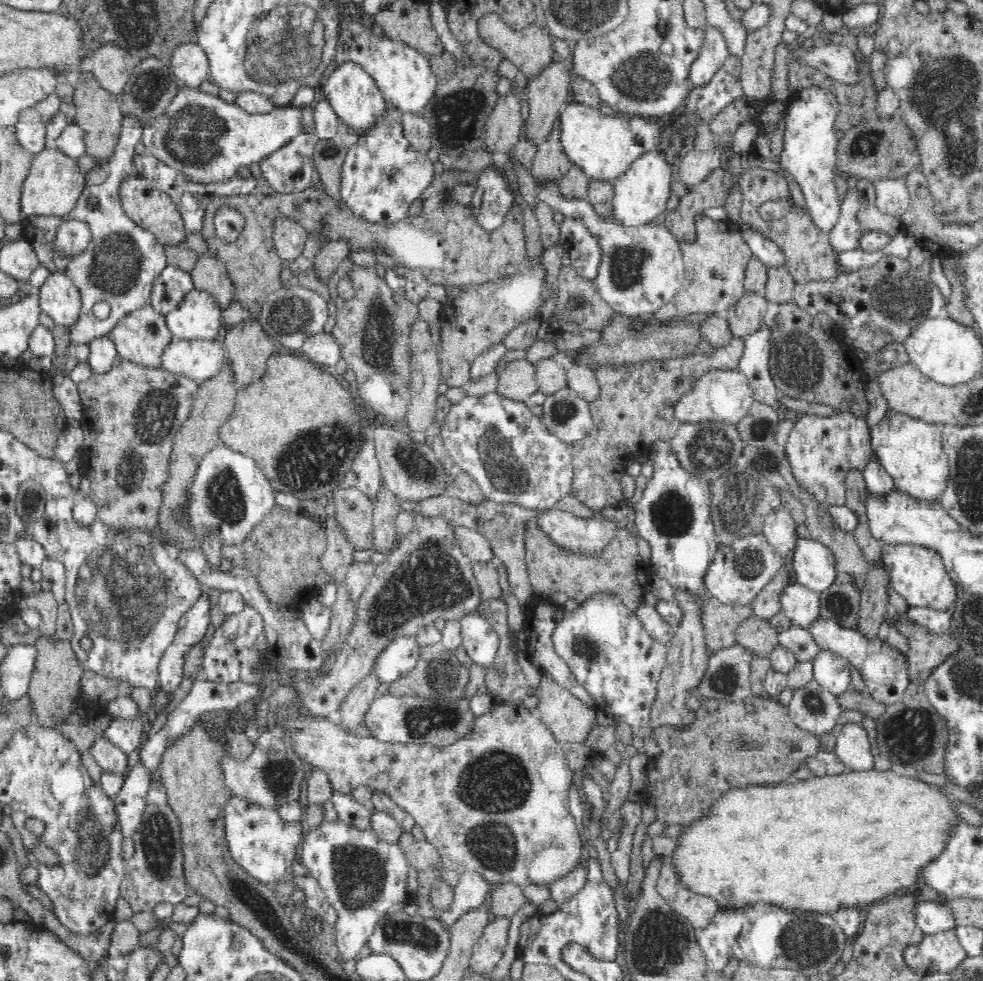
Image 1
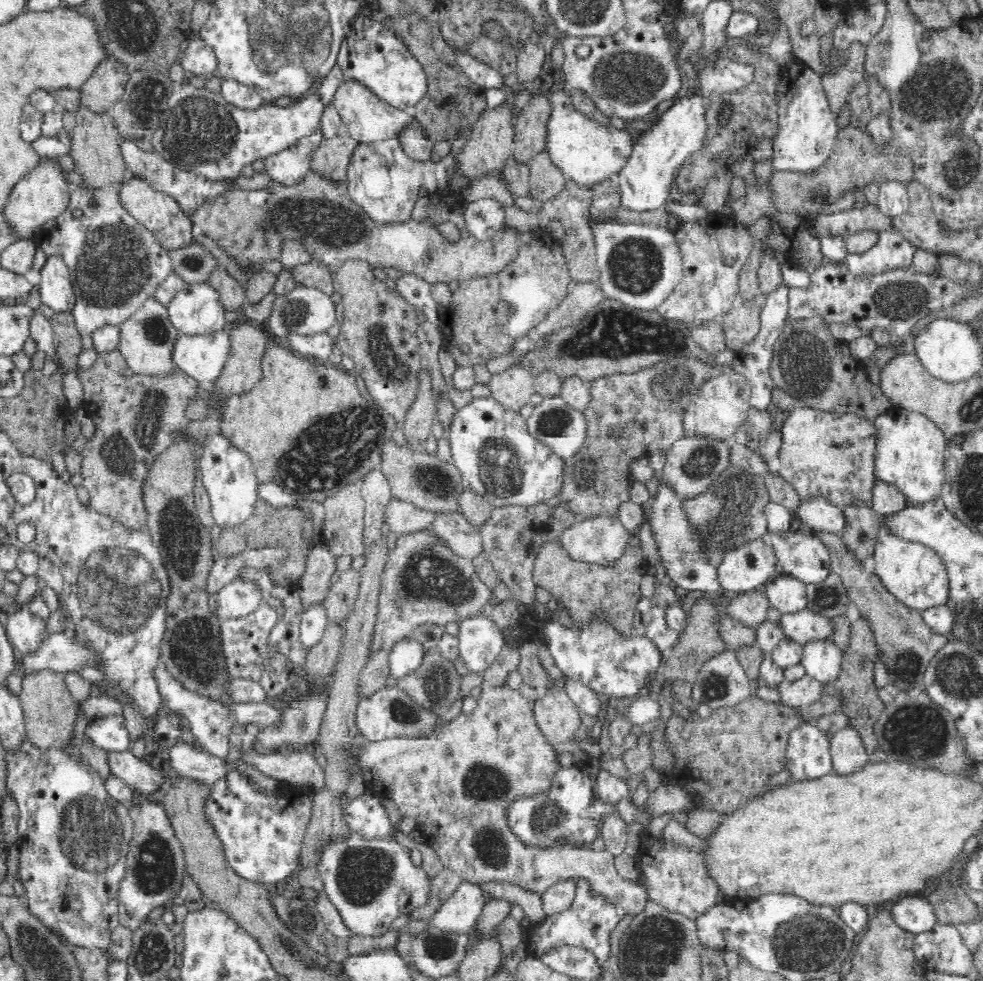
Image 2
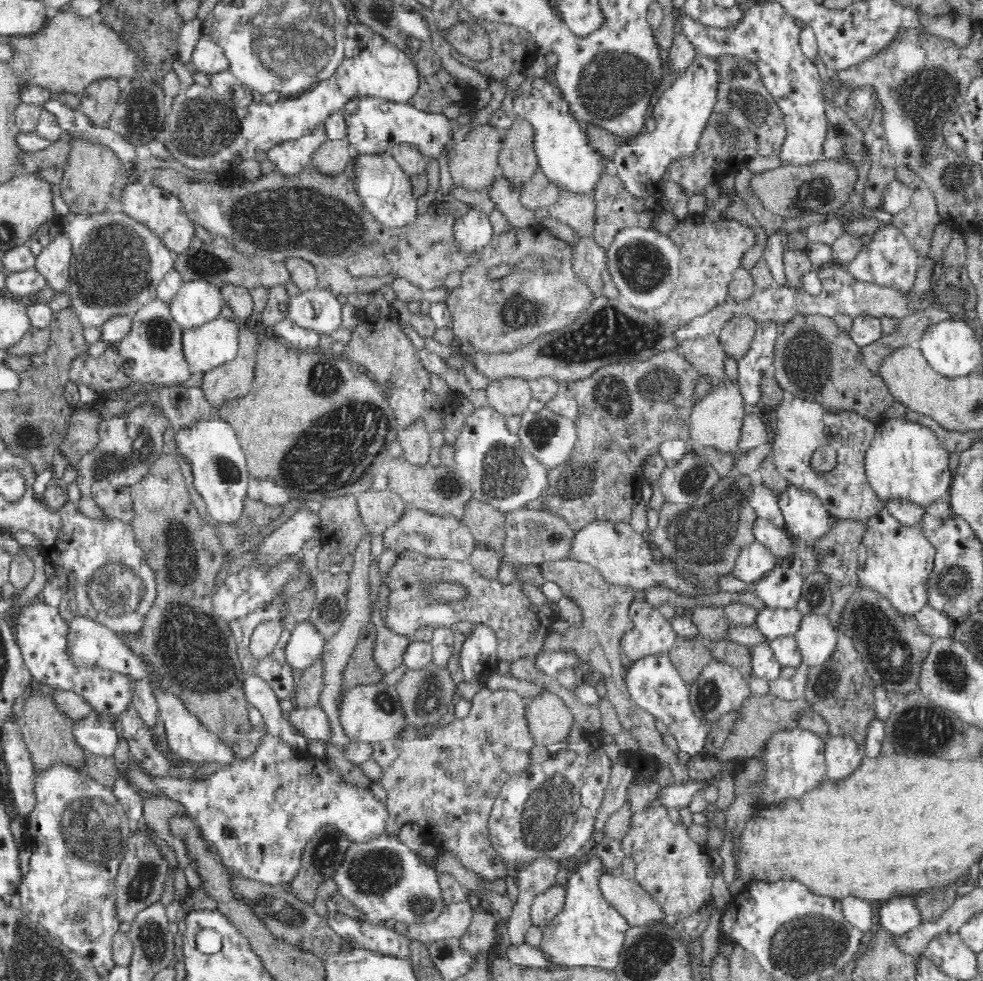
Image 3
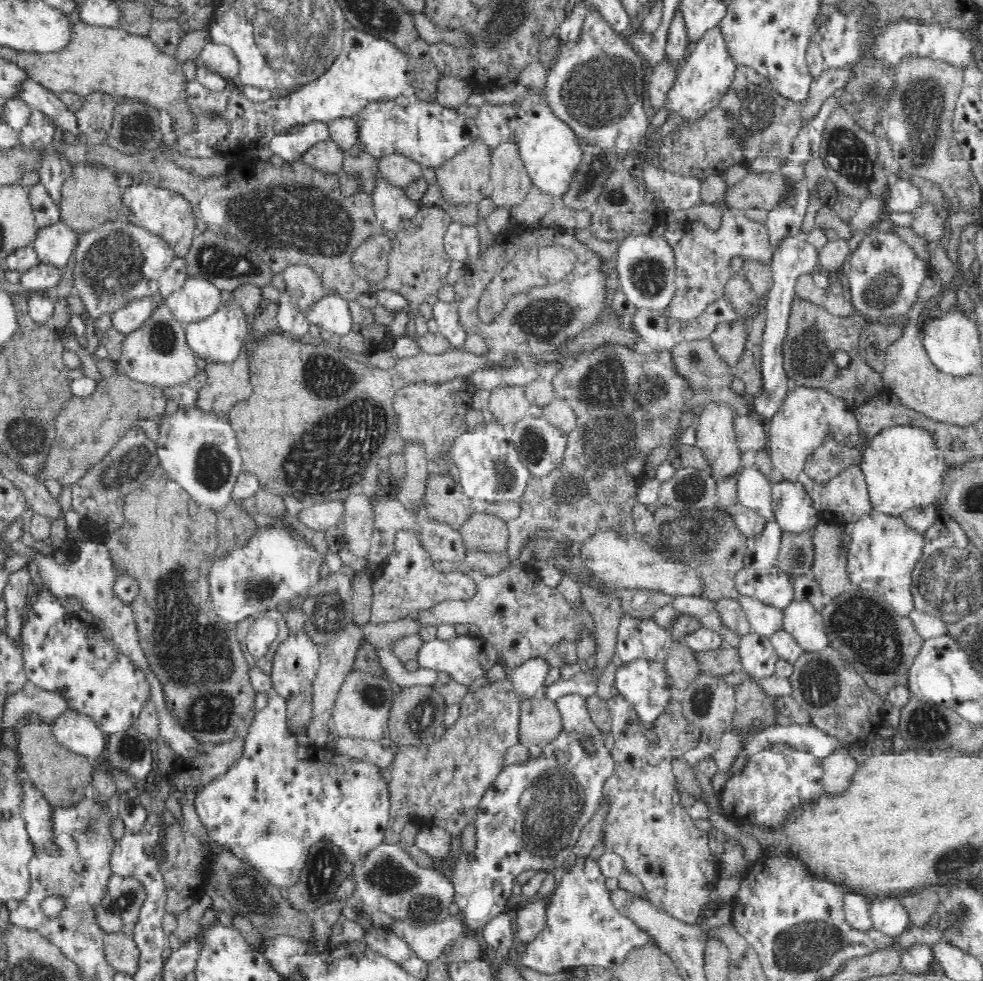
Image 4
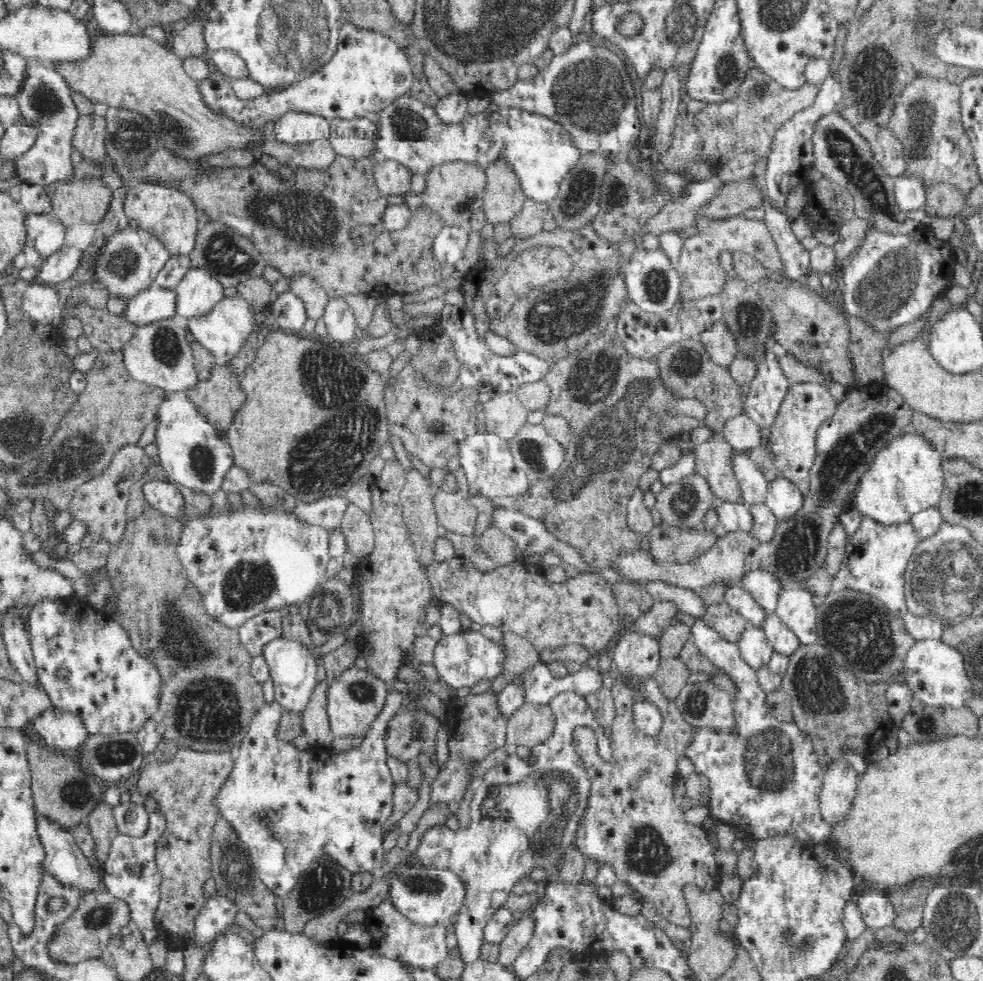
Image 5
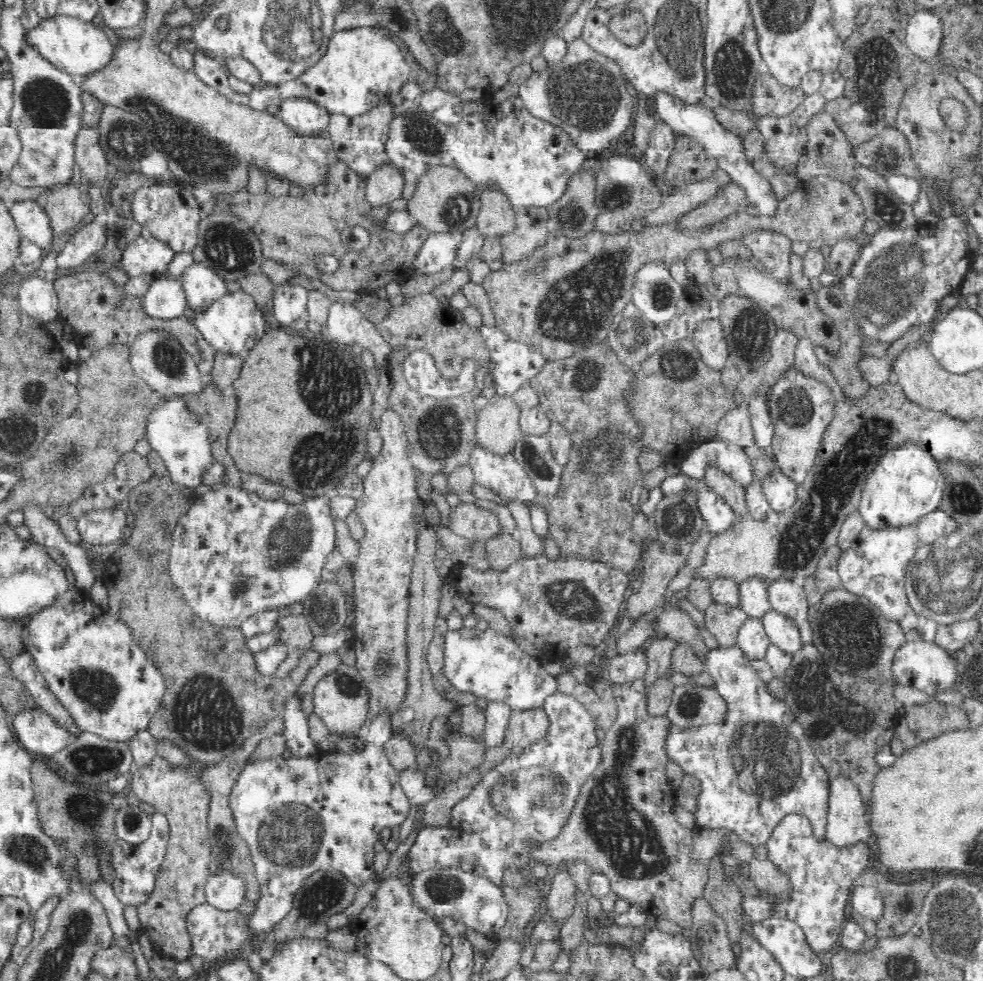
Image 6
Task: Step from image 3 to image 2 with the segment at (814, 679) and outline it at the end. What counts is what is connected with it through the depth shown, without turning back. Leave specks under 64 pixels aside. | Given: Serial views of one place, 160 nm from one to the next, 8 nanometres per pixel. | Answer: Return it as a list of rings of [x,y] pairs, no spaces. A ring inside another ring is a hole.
[[[852,616],[850,628],[850,644],[848,650],[842,653],[842,664],[840,672],[834,678],[821,682],[821,694],[836,698],[838,700],[838,714],[846,718],[846,726],[850,730],[857,730],[862,737],[862,742],[868,745],[869,750],[875,746],[874,718],[879,717],[880,711],[884,707],[884,702],[876,696],[874,684],[874,665],[877,662],[875,640],[867,622],[863,618]]]

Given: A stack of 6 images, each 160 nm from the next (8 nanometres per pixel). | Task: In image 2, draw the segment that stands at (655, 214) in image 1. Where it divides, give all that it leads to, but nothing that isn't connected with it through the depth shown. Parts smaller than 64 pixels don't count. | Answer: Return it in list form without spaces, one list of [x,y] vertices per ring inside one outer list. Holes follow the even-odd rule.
[[[688,91],[684,96],[674,98],[670,106],[660,114],[658,122],[636,138],[630,156],[617,176],[622,192],[622,206],[644,212],[662,206],[671,198],[673,175],[705,142],[707,106],[708,101],[701,91]]]

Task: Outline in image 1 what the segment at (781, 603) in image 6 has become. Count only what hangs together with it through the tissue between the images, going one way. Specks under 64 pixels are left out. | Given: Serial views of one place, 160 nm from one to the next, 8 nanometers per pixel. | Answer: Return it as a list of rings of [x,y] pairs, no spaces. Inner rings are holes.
[[[822,649],[811,662],[813,679],[832,694],[839,695],[851,686],[850,665],[838,654]]]

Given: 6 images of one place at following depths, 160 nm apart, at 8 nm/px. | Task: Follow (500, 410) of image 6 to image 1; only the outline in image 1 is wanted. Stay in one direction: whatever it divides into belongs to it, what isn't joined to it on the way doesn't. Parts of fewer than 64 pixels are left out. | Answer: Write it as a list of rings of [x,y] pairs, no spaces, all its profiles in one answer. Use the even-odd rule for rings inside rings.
[[[515,359],[497,372],[495,392],[514,402],[524,402],[538,390],[535,365],[528,359]]]

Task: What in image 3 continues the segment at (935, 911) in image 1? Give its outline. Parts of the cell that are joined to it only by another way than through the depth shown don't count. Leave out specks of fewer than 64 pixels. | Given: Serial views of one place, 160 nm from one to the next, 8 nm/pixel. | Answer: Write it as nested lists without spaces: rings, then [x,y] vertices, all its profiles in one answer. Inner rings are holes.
[[[896,897],[885,901],[878,912],[878,918],[879,928],[896,937],[907,933],[921,922],[911,897]]]

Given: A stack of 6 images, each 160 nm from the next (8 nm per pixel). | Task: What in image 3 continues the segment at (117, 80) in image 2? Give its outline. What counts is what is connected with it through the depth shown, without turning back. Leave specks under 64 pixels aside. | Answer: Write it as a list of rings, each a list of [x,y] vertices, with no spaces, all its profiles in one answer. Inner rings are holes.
[[[112,79],[94,82],[81,95],[78,109],[95,127],[107,128],[119,102],[119,84]]]

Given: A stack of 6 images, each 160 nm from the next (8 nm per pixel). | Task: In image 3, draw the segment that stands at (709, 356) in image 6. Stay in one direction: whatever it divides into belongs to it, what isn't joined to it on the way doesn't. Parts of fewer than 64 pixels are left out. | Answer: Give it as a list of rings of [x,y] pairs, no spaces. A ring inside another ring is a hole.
[[[738,315],[726,322],[717,335],[726,356],[740,360],[750,348],[757,327],[747,315]]]

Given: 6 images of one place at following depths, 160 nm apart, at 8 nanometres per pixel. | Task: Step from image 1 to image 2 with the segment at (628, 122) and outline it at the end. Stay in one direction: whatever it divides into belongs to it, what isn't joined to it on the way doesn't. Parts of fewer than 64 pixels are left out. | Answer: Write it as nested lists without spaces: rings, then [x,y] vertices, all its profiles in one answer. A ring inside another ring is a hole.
[[[537,81],[535,84],[520,85],[514,88],[508,94],[509,99],[506,104],[512,108],[516,116],[524,111],[535,97],[548,99],[550,114],[546,122],[545,153],[551,164],[558,168],[566,181],[574,182],[586,189],[591,189],[611,177],[617,177],[632,150],[631,133],[614,126],[608,128],[590,121],[576,110],[566,90],[540,85]]]

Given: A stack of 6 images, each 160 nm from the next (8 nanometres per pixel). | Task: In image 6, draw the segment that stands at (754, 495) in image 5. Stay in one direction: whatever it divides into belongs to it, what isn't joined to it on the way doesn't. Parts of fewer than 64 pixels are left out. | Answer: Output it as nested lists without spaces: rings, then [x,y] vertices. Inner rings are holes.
[[[717,439],[691,448],[680,463],[680,470],[690,477],[704,477],[709,463],[715,463],[742,486],[757,481],[751,469],[750,456],[744,447]]]

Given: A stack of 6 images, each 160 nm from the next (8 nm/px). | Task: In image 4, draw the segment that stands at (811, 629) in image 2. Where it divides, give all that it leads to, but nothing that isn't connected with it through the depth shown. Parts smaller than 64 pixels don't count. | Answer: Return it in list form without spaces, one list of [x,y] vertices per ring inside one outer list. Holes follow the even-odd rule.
[[[739,594],[737,602],[744,610],[752,631],[769,637],[781,628],[782,611],[754,597]]]

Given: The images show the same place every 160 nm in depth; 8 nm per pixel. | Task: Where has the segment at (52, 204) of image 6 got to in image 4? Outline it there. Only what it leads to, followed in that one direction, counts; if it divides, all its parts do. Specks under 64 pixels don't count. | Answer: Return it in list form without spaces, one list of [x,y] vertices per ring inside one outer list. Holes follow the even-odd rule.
[[[92,162],[75,165],[72,177],[63,185],[59,198],[59,218],[77,234],[90,232],[114,219],[121,206],[122,189],[117,183],[118,169],[110,165],[104,168]]]

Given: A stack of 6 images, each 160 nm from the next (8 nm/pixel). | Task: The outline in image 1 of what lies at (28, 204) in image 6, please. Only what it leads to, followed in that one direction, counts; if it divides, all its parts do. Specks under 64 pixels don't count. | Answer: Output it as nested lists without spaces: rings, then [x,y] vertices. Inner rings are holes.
[[[53,270],[36,290],[40,310],[51,316],[55,325],[74,325],[81,309],[78,287],[64,271]]]

